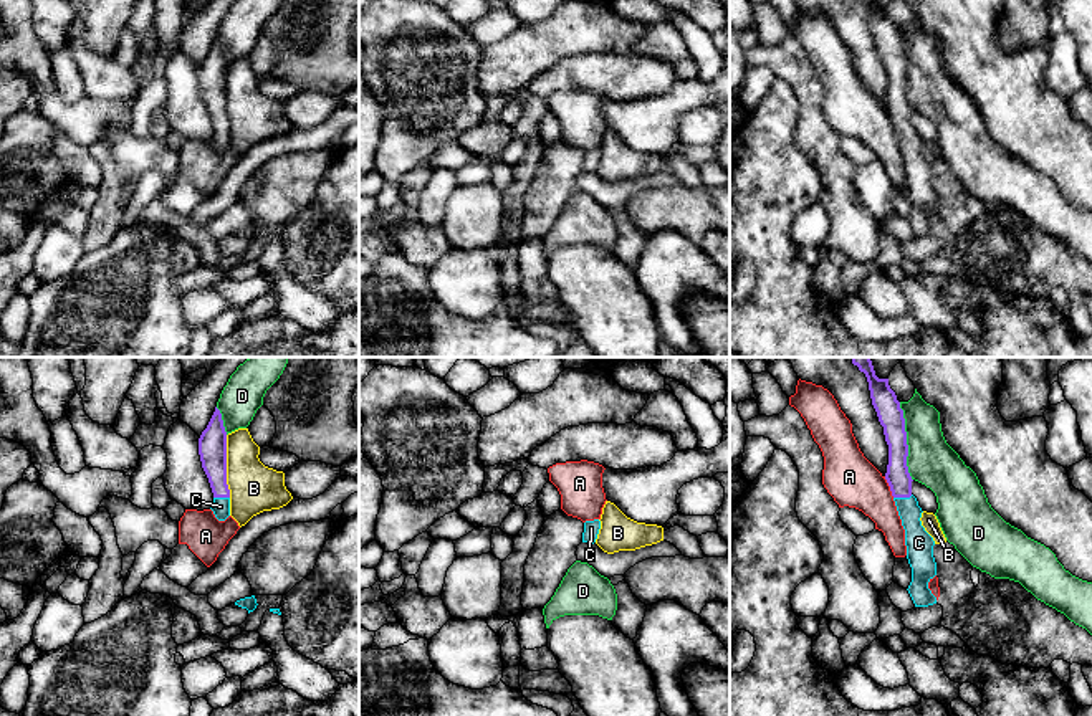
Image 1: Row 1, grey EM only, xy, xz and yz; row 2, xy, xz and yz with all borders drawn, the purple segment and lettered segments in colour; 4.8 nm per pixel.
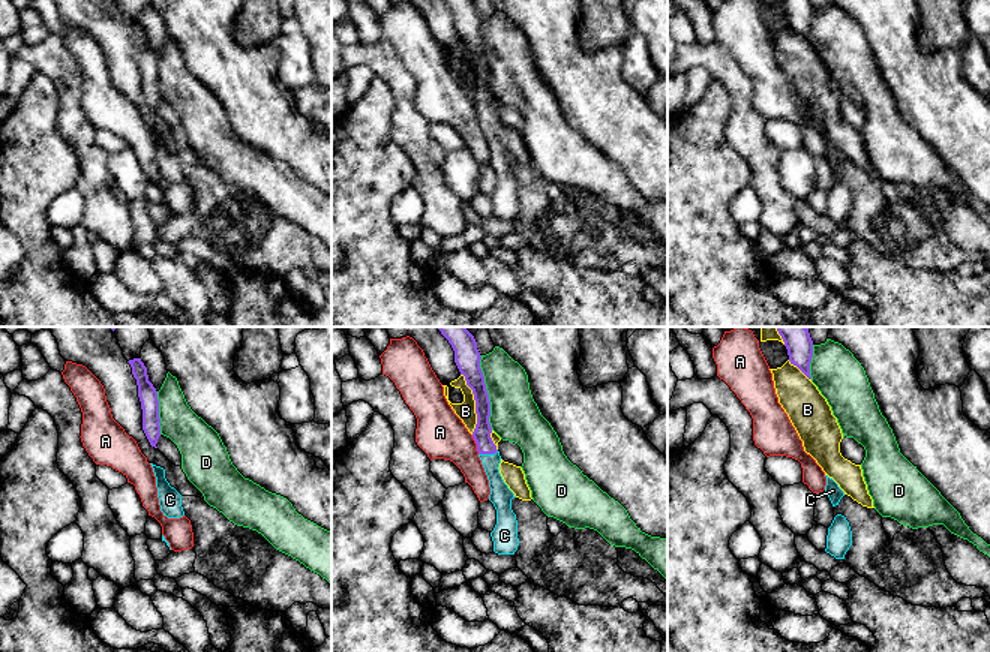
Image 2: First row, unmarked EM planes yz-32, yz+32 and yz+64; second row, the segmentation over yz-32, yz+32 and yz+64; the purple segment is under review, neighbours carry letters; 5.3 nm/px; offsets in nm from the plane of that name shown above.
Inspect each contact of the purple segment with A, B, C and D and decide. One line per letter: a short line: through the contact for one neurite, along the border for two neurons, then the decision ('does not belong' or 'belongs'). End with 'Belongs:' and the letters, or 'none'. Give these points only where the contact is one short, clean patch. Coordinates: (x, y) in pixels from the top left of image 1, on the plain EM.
A: does not belong
B: does not belong
C: line yz (897, 105), (902, 126), (919, 172); belongs
D: does not belong
Belongs: C

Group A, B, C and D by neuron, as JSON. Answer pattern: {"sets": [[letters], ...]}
{"sets": [["A"], ["B"], ["C"], ["D"]]}

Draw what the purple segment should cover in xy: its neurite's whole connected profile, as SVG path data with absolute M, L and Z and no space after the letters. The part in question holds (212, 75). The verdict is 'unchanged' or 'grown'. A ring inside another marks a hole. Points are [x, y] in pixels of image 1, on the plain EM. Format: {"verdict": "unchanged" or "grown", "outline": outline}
{"verdict": "grown", "outline": "M217 36L207 58L199 68L199 84L213 122L210 139L218 150L225 150L230 146L230 119L227 114L227 61L222 43Z"}

